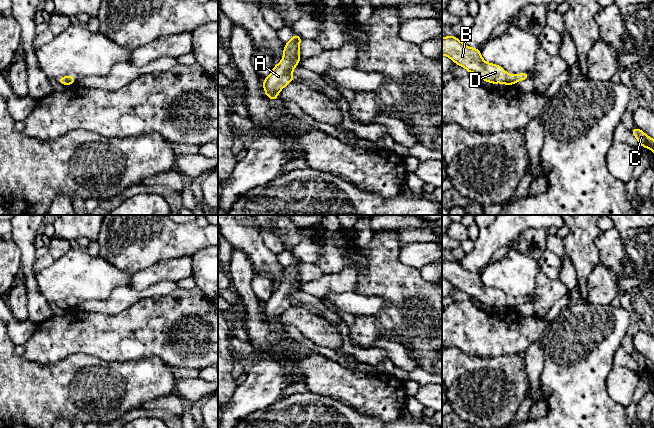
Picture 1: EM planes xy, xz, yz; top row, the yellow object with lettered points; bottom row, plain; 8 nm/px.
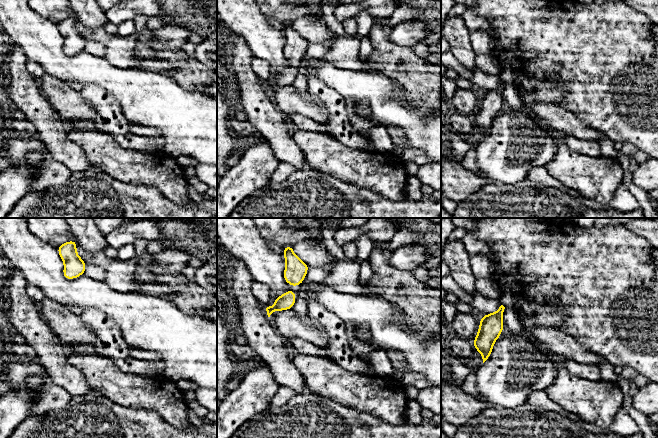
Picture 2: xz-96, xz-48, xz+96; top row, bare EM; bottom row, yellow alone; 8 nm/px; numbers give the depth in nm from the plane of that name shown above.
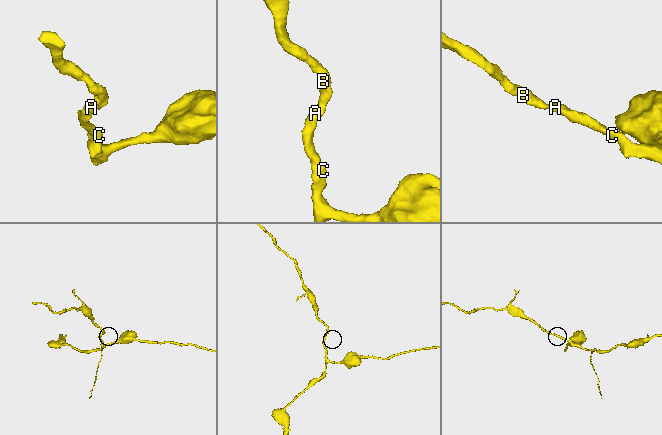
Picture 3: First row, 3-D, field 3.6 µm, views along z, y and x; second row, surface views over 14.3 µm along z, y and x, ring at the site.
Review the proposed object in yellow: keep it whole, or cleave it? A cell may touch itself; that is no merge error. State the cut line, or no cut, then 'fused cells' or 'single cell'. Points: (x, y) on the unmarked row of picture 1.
cut none; single cell

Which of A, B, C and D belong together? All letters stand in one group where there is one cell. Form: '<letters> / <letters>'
A B C D

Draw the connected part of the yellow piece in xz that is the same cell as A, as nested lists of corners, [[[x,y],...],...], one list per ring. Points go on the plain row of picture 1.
[[[294,257],[292,263],[284,269],[284,282],[274,290],[270,299],[263,303],[265,318],[271,324],[277,325],[278,317],[294,304],[291,295],[295,293],[301,284],[299,267],[302,264],[302,261]]]

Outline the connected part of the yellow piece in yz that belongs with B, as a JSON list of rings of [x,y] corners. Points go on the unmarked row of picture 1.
[[[455,260],[442,261],[442,279],[491,308],[504,307],[510,310],[520,304],[529,304],[528,296],[511,300],[501,290],[485,286],[480,273],[467,271]]]

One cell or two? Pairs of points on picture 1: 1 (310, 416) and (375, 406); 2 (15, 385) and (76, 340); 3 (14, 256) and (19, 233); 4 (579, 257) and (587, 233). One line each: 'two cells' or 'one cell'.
1: two cells
2: two cells
3: two cells
4: one cell

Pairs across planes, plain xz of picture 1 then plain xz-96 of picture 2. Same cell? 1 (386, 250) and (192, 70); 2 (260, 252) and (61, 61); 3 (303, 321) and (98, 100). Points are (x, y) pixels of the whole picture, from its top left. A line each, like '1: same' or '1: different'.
1: same
2: same
3: different

